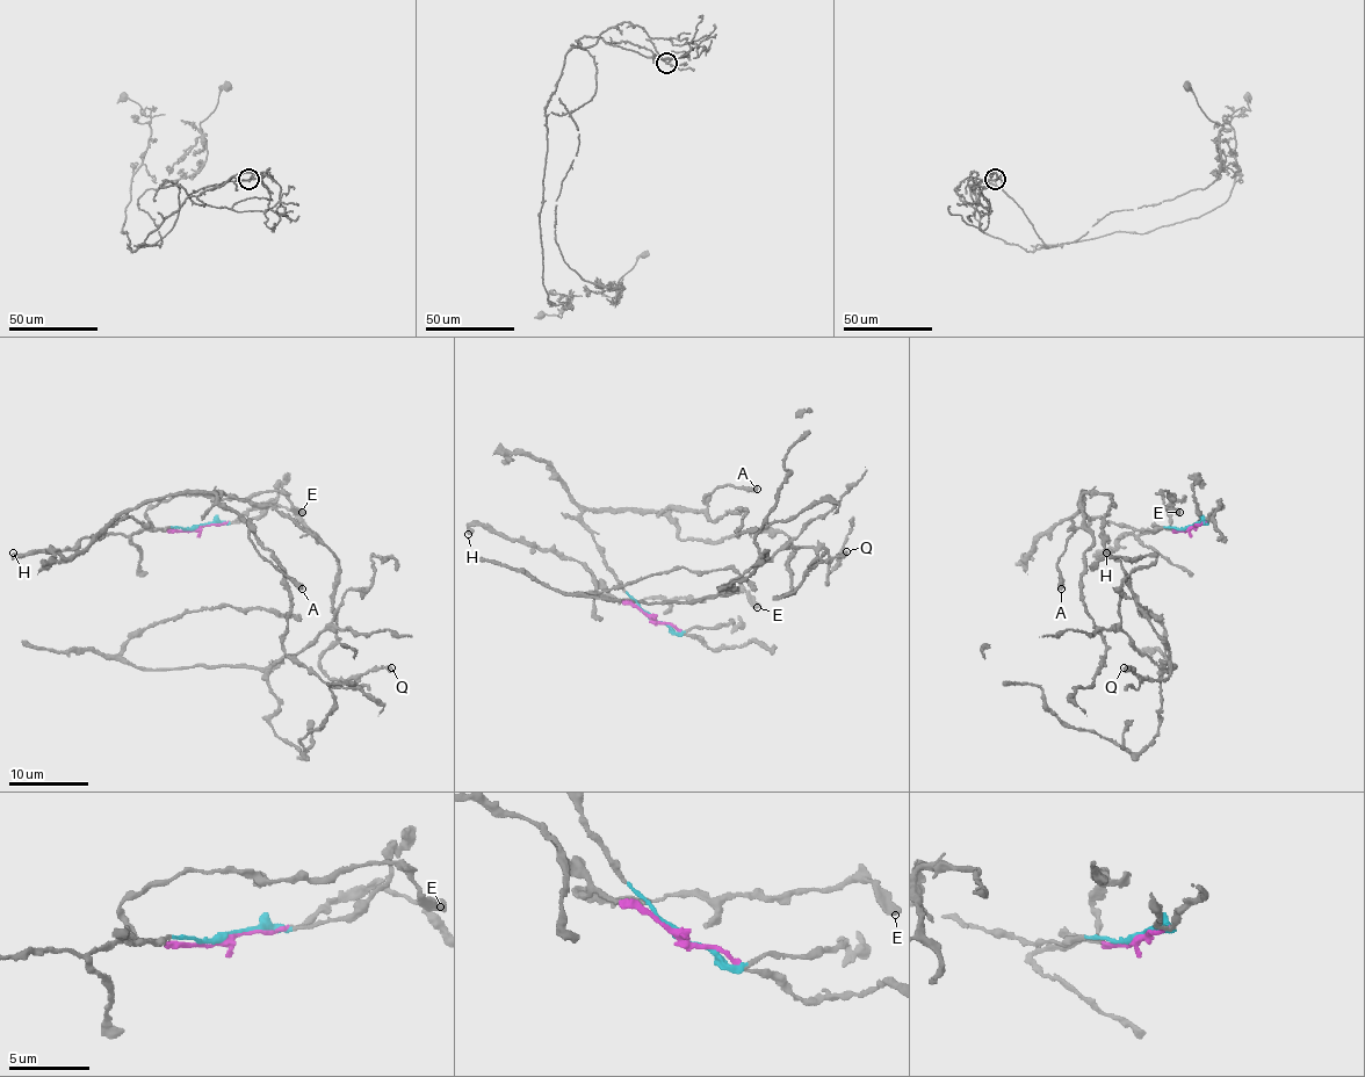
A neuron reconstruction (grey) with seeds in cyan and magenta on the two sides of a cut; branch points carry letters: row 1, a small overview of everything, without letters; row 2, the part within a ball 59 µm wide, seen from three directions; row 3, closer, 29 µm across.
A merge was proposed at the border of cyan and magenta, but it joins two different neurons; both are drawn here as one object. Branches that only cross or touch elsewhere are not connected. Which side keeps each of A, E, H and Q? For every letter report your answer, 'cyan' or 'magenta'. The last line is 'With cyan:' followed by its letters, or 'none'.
A: cyan
E: magenta
H: magenta
Q: cyan
With cyan: A, Q

